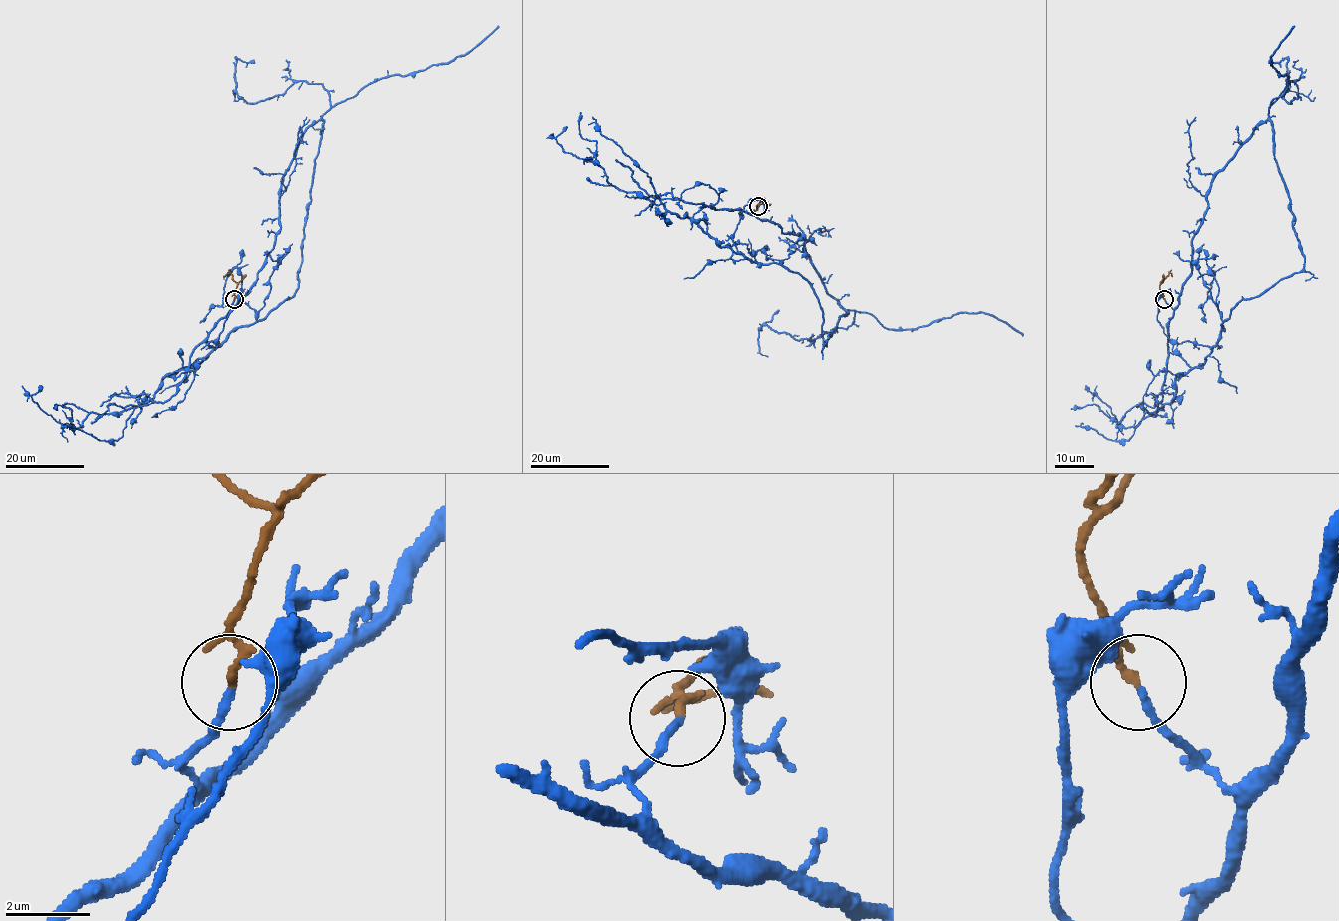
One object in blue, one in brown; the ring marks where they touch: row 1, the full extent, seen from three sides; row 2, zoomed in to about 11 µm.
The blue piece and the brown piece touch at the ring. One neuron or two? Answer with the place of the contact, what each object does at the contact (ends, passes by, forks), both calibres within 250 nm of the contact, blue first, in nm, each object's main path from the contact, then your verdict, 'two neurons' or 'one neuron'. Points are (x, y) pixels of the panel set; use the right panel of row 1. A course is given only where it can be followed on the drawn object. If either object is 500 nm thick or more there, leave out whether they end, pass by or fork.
(1164, 299) | blue passes by | brown ends | 120/200 nm | blue via (1164, 300), (1178, 304), (1191, 272), (1211, 179), (1285, 91), (1288, 77), (1271, 56), (1295, 26) | brown via (1164, 299), (1160, 284), (1169, 273), (1172, 276) | one neuron

